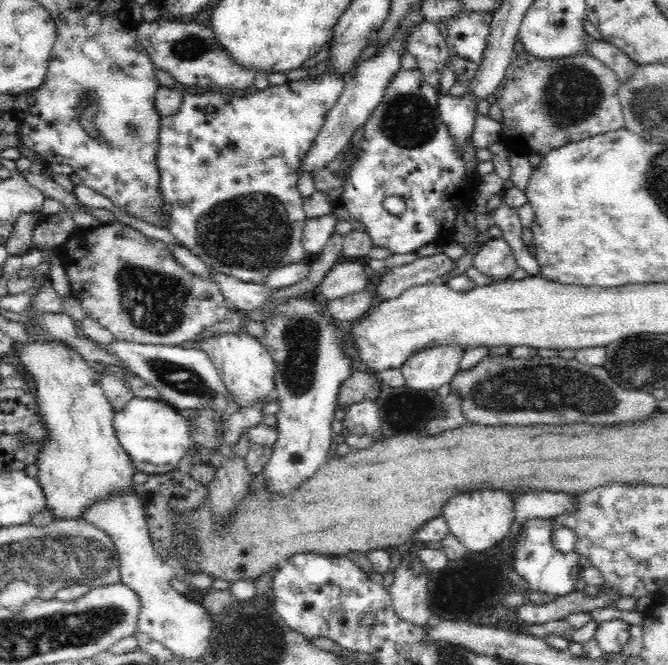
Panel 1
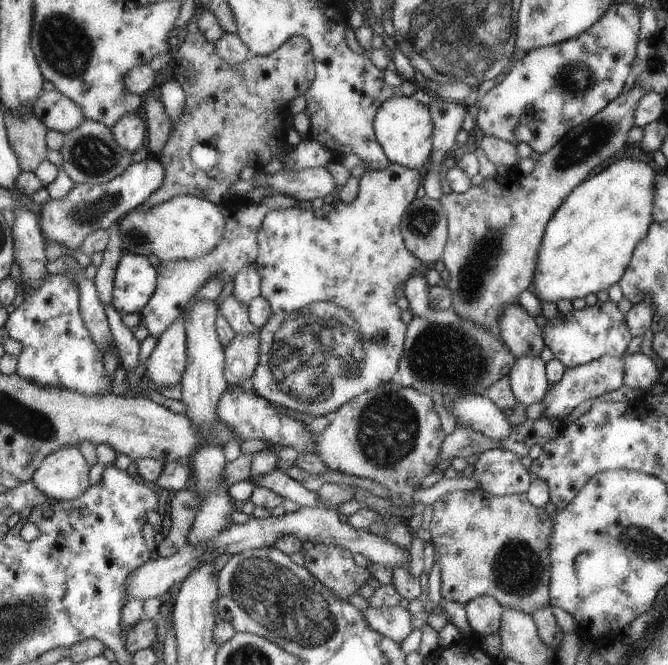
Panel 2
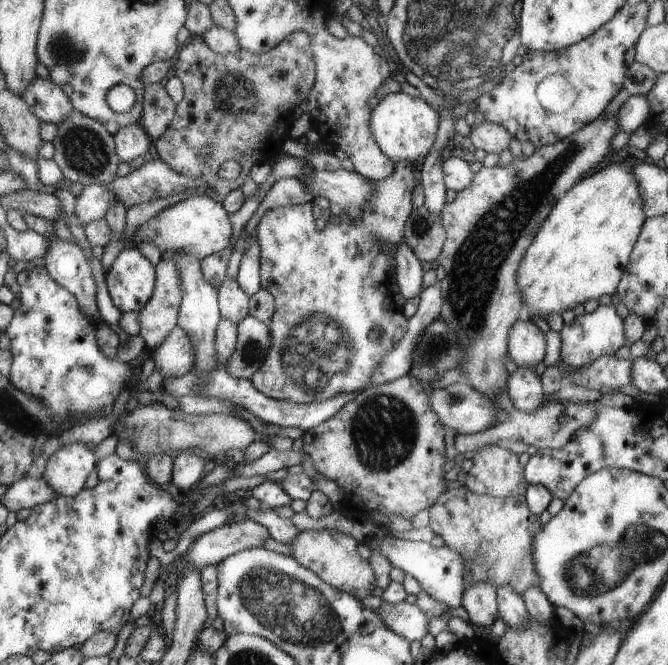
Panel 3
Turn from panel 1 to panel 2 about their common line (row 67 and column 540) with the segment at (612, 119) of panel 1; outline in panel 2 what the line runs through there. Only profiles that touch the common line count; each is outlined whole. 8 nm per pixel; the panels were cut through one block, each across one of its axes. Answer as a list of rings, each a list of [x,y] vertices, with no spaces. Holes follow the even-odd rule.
[[[455,490],[431,503],[432,516],[428,531],[433,545],[433,564],[439,566],[440,595],[443,600],[464,606],[478,596],[492,596],[503,608],[515,608],[531,616],[550,603],[549,534],[551,518],[543,507],[535,507],[525,494],[491,495],[483,490]]]

